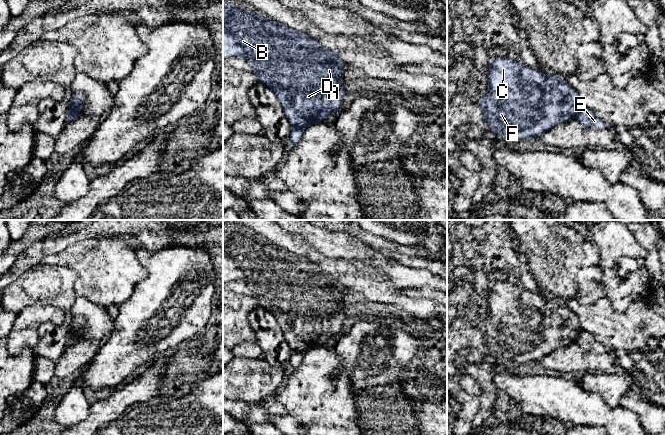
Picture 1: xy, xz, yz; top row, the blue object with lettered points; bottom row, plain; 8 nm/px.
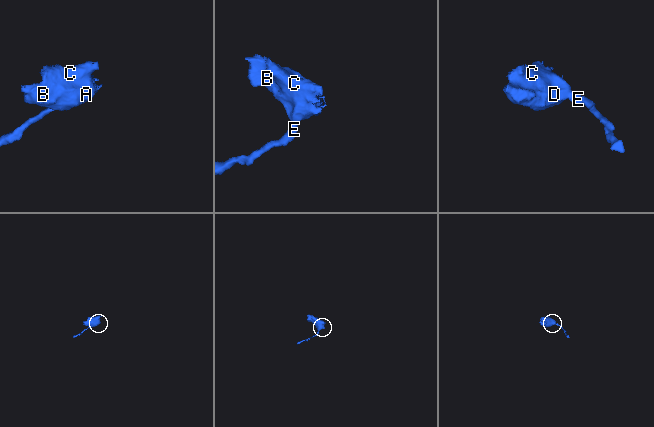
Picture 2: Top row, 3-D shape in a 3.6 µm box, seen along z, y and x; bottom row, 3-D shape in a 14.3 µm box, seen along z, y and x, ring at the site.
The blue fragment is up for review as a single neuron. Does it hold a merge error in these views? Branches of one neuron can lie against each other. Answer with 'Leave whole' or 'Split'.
Split

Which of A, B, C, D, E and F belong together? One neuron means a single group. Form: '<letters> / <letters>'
A B C D F / E

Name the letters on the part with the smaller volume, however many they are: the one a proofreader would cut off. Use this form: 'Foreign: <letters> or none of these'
Foreign: E

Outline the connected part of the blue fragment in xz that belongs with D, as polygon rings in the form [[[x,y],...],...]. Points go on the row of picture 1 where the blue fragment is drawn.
[[[223,0],[223,59],[239,56],[253,68],[258,82],[269,87],[278,97],[284,113],[293,127],[305,128],[325,122],[327,117],[339,112],[347,94],[344,89],[343,71],[346,63],[324,48],[305,32],[260,18],[254,12],[246,12],[234,6],[232,0]]]

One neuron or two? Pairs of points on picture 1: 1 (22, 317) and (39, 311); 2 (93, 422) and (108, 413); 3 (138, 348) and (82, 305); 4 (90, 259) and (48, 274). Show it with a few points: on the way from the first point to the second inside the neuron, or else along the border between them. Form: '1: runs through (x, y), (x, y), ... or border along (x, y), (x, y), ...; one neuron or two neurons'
1: runs through (26, 317), (35, 315); one neuron
2: runs through (97, 419), (104, 413); one neuron
3: border along (114, 322), (113, 332), (103, 341); two neurons
4: border along (43, 264), (69, 268), (76, 276), (75, 290); two neurons

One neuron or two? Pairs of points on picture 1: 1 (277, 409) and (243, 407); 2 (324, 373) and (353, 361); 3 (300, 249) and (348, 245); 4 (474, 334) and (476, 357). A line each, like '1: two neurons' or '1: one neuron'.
1: one neuron
2: two neurons
3: two neurons
4: one neuron

